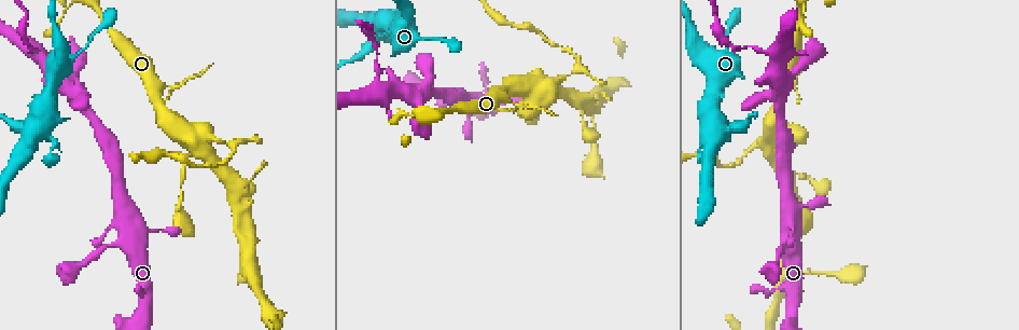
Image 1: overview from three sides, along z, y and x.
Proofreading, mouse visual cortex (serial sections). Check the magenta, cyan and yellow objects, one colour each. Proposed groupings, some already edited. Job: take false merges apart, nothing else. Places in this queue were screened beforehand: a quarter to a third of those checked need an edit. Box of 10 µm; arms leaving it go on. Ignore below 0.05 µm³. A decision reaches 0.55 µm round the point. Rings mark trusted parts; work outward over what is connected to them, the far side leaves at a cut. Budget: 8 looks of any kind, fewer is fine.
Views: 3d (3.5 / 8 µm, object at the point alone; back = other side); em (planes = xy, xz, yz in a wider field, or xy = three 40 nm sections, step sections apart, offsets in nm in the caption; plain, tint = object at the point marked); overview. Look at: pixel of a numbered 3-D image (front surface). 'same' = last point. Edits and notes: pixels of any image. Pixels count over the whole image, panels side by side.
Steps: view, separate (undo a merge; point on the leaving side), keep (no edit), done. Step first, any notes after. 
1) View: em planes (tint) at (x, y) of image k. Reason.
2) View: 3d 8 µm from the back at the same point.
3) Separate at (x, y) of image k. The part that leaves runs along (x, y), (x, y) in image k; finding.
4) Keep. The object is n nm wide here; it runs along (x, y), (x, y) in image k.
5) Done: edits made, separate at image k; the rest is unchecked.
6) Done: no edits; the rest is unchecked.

View: 3d 8 µm at (249, 271) of image 1. Thin neck.

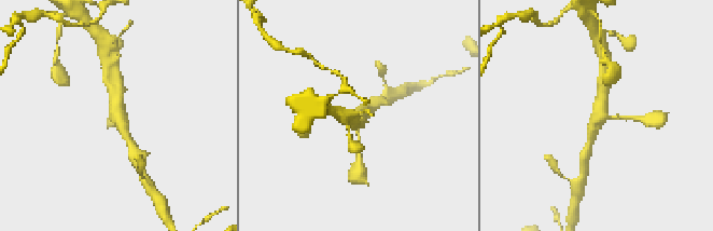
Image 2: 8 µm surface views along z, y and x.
View: 3d 3.5 µm at the same point. Closer look.

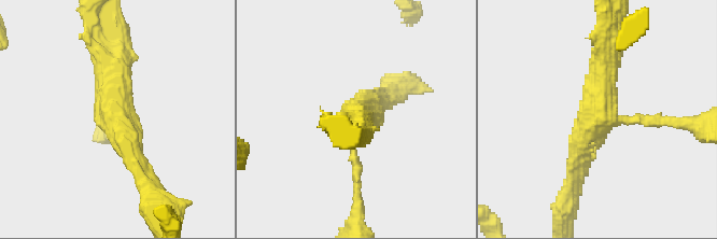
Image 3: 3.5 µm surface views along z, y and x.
View: em xy step 3 (tint) at (117, 116) of image 3. 3 arms meet here; the arms are 150, 250, 350 nm wide; now the EM.

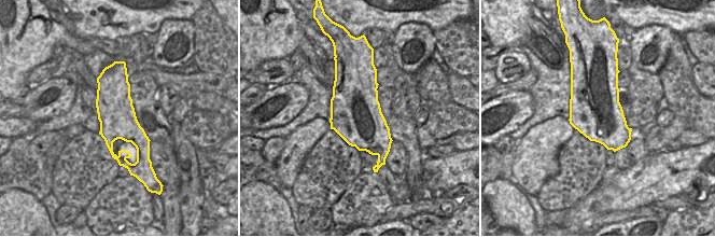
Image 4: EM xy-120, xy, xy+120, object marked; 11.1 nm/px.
Keep. It runs along (612, 46), (578, 174) in image 3; one cell here.

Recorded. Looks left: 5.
View: em xy step 1 (tint) at (374, 61) of image 1. A narrow waist.

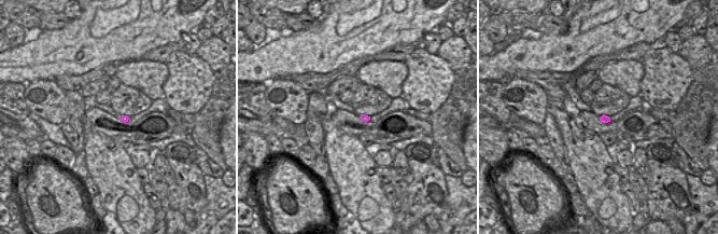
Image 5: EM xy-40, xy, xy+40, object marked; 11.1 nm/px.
View: 3d 3.5 µm at the same point. Wider look.

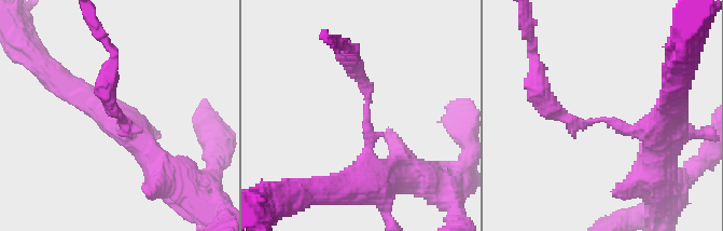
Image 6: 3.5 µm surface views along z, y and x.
Separate at (556, 106) of image 6. The part that leaves runs along (585, 122), (541, 93), (530, 50) in image 6; two cells meet here.

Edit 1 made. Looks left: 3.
View: 3d 8 µm at (377, 39) of image 1. Looks like a crossing.

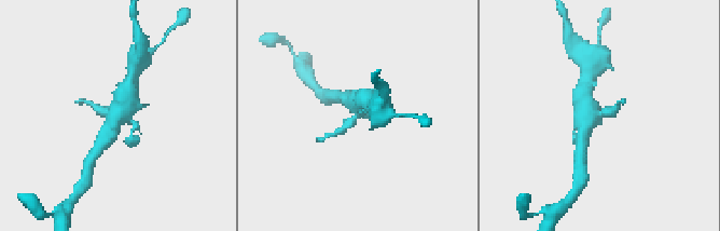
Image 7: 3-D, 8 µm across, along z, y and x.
View: 3d 3.5 µm from the back at the same point.

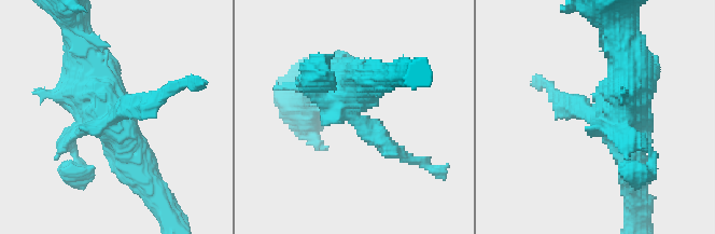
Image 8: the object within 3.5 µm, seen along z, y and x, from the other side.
View: em xy step 2 (tint) at (352, 109) of image 8.

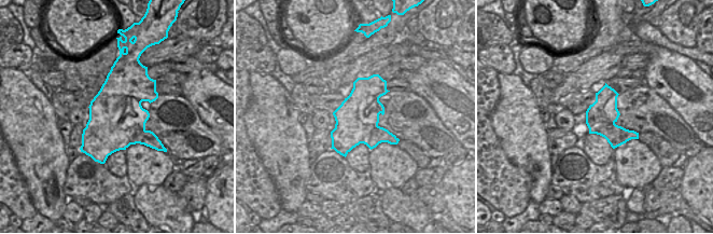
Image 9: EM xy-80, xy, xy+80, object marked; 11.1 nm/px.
Separate at (135, 99) of image 8. The object is 480 nm wide here; a border runs along (586, 118), (614, 123) in image 9; a second cell is stuck on.

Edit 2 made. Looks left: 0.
Done: edits made, separate at image 6, separate at image 8; the rest is unchecked.

